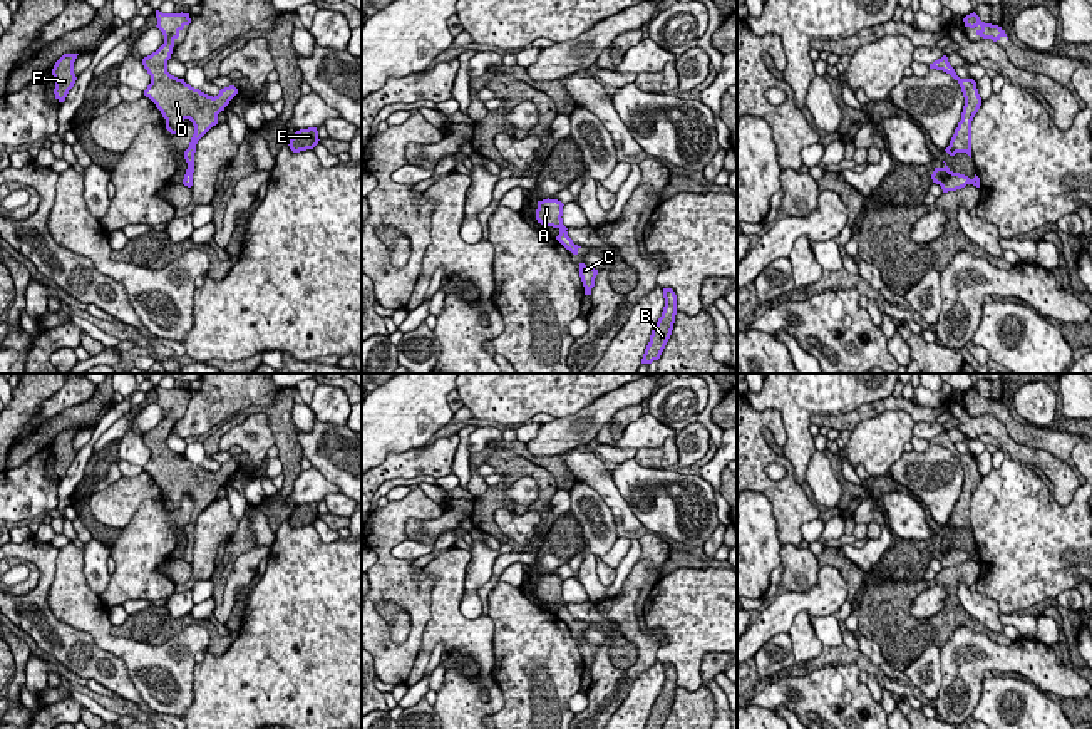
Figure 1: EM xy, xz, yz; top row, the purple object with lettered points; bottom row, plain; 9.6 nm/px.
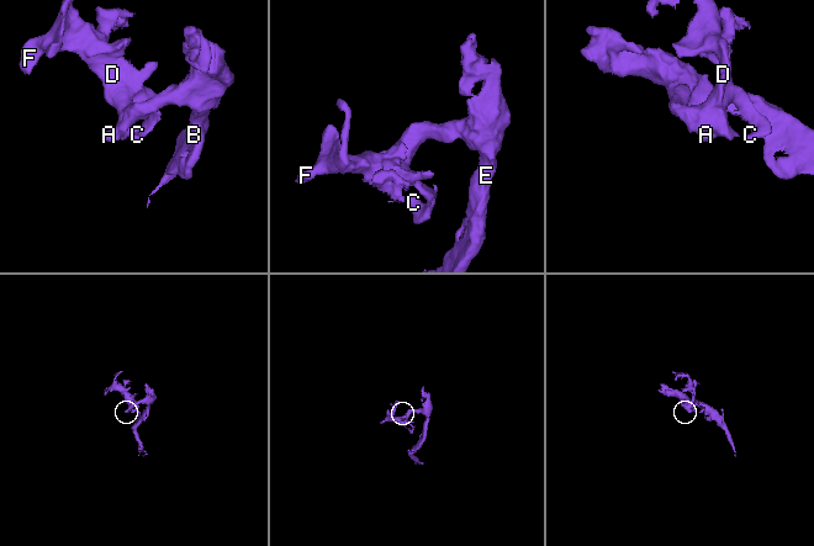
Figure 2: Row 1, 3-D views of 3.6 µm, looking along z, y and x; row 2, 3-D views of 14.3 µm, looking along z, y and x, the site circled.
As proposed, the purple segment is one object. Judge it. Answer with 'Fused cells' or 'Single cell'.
Single cell

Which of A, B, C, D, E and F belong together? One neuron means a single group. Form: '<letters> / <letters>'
A B C D E F

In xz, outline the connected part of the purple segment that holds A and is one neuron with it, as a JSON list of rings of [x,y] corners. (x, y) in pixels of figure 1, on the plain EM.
[[[543,575],[538,576],[538,585],[536,585],[536,595],[538,598],[544,600],[544,602],[553,602],[559,605],[559,610],[556,612],[556,615],[566,623],[569,625],[573,630],[578,630],[578,625],[581,622],[574,620],[573,615],[568,612],[568,603],[563,600],[563,578],[558,575]]]

